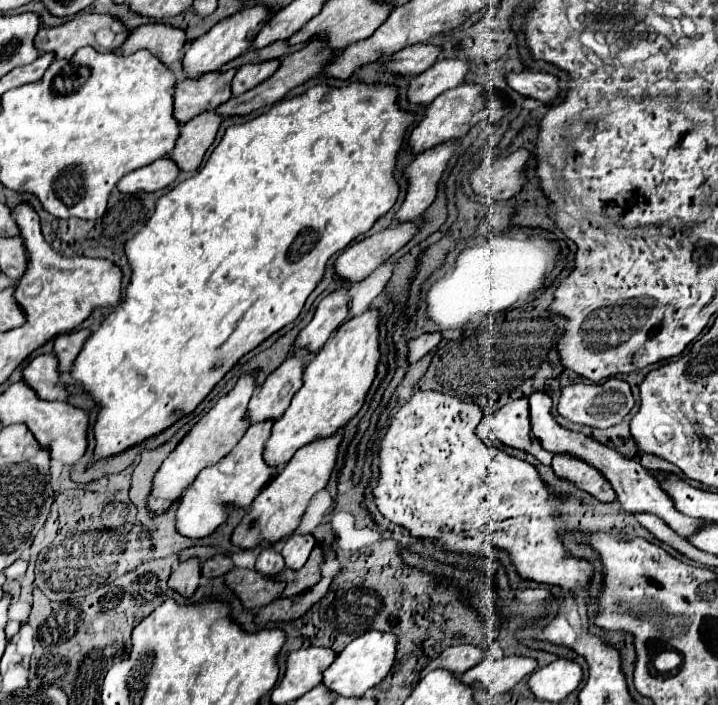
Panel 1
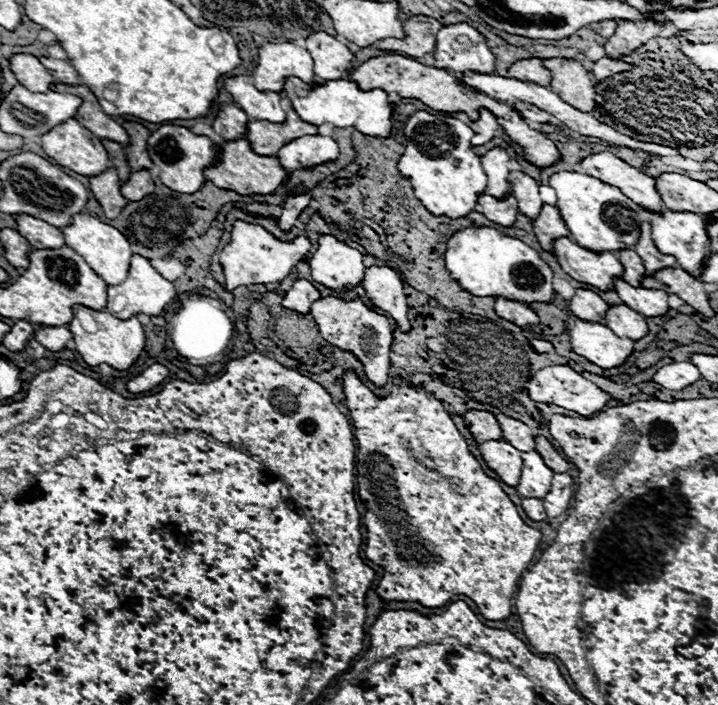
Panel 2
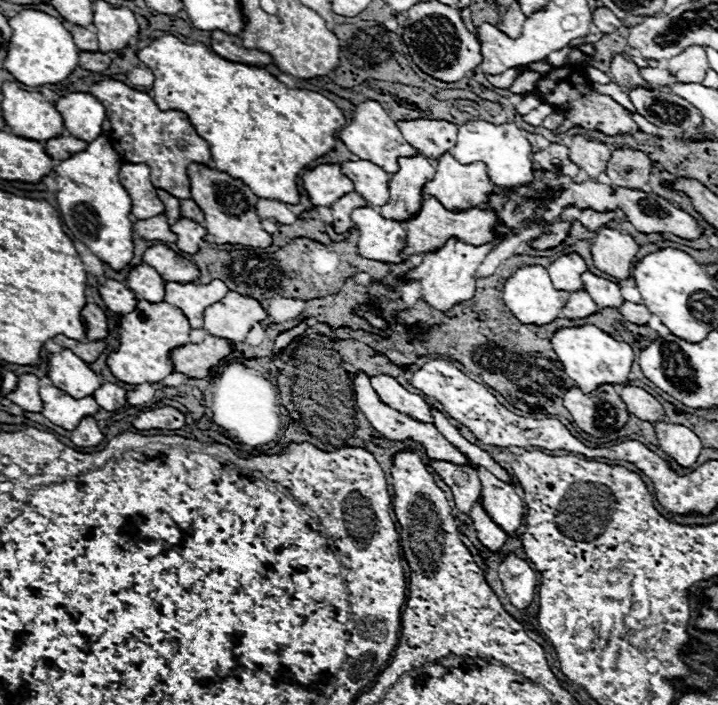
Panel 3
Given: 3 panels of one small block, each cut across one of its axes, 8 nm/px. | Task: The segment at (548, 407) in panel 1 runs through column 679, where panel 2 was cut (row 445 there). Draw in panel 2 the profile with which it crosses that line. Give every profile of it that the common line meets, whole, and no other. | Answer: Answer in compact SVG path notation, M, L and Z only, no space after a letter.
M498 414L496 416L500 428L502 428L502 440L506 440L508 444L514 444L514 448L518 448L518 452L530 452L534 450L534 432L520 420L514 420L506 414Z

